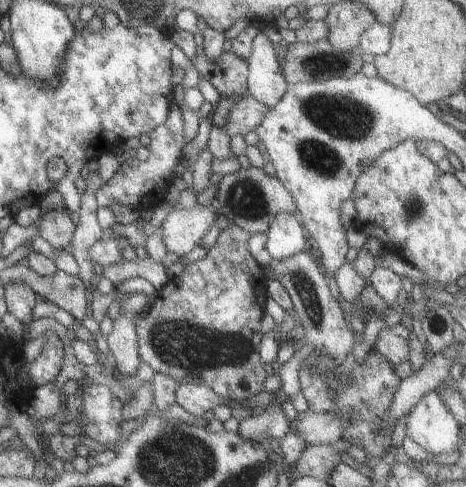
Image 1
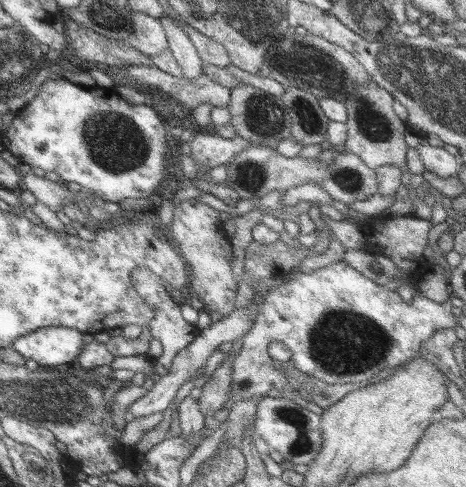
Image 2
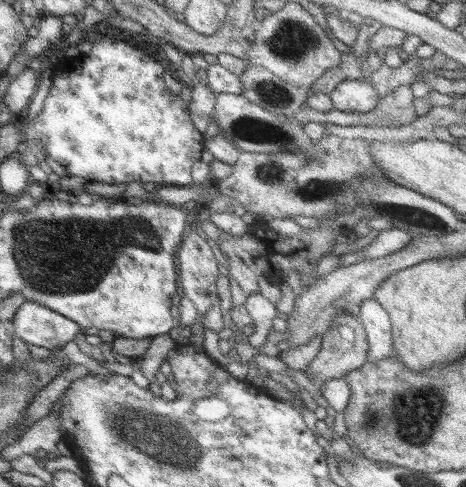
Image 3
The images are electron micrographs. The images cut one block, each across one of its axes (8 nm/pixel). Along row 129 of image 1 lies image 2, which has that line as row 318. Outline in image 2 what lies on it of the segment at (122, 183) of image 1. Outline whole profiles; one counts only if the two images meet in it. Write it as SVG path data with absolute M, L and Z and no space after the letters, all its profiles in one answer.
M138 268L133 270L131 280L136 292L146 302L154 306L154 318L149 322L150 334L151 338L156 338L156 340L161 342L163 352L158 358L151 359L151 362L157 374L164 375L170 373L172 359L194 340L198 329L182 317L180 312L181 305L170 298L170 294L166 291L163 280L157 274L154 274L150 269Z

